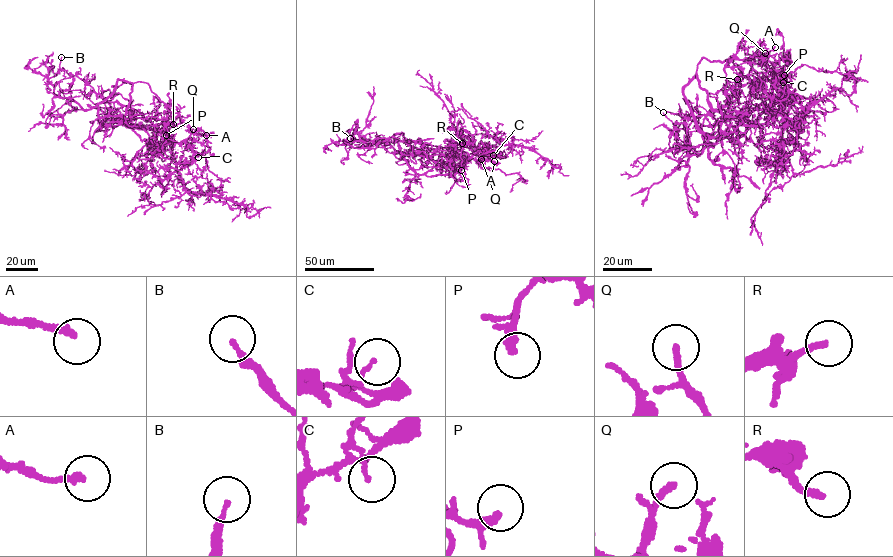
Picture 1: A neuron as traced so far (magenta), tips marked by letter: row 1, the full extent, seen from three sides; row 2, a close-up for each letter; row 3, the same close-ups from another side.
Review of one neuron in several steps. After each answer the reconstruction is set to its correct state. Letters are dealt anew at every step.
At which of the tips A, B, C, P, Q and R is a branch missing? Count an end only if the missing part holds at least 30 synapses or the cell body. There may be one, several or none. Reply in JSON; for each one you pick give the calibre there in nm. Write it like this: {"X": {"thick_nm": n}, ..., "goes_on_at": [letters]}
{"A": {"thick_nm": 190}, "P": {"thick_nm": 220}, "Q": {"thick_nm": 190}, "goes_on_at": ["A", "P", "Q"]}

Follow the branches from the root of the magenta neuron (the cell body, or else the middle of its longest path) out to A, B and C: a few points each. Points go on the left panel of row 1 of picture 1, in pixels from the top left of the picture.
A: (147, 129), (161, 132), (172, 142), (180, 143), (192, 133), (206, 135)
B: (147, 129), (56, 95), (48, 79), (61, 57)
C: (147, 129), (159, 130), (167, 136), (176, 162), (185, 163), (198, 157)

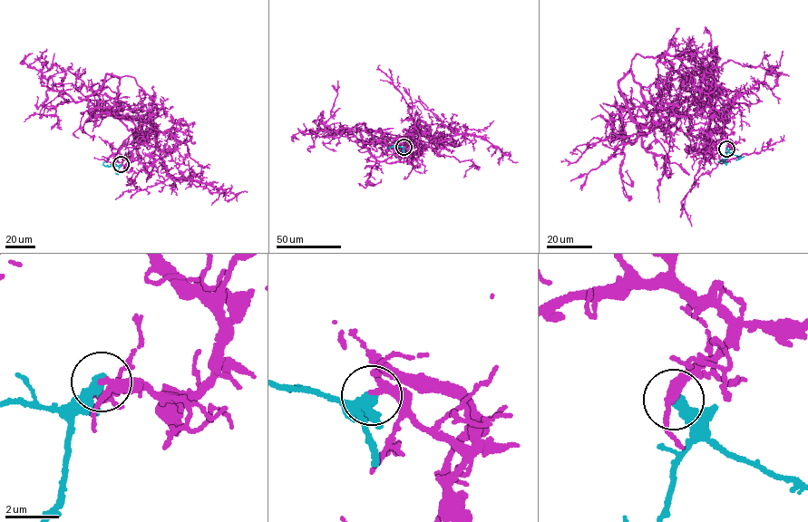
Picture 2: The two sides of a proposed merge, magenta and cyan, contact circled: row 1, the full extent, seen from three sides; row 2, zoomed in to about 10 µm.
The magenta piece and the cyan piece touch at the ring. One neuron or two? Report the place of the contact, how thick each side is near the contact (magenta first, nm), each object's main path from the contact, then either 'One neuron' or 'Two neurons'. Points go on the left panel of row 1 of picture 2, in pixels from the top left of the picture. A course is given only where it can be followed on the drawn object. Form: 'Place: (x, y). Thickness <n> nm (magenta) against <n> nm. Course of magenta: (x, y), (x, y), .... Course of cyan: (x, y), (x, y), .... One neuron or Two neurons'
Place: (121, 164). Thickness 260 nm (magenta) against 440 nm. Course of magenta: (121, 164), (127, 161), (120, 149), (138, 120), (52, 88), (67, 100). Course of cyan: (121, 164), (106, 166), (102, 163), (104, 162). One neuron

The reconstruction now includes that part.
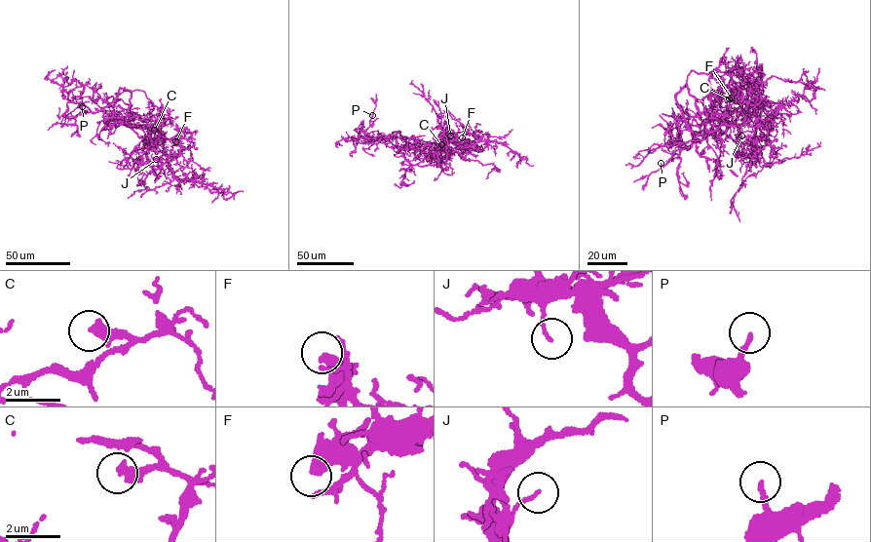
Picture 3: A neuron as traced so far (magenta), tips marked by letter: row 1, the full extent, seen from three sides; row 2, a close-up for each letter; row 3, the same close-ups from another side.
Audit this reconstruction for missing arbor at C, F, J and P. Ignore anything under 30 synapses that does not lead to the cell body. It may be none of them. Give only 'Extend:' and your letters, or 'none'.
Extend: F

